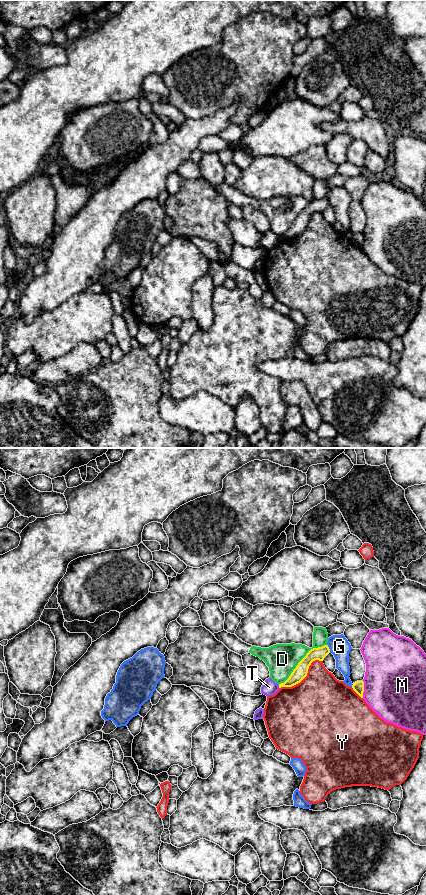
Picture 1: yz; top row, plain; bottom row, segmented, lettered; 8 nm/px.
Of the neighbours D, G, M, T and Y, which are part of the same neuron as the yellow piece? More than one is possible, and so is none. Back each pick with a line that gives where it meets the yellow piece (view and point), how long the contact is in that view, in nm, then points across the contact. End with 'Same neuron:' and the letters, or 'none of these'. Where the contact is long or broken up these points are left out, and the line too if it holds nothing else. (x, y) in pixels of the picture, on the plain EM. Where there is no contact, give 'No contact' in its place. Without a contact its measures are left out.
Same neuron: none of these

